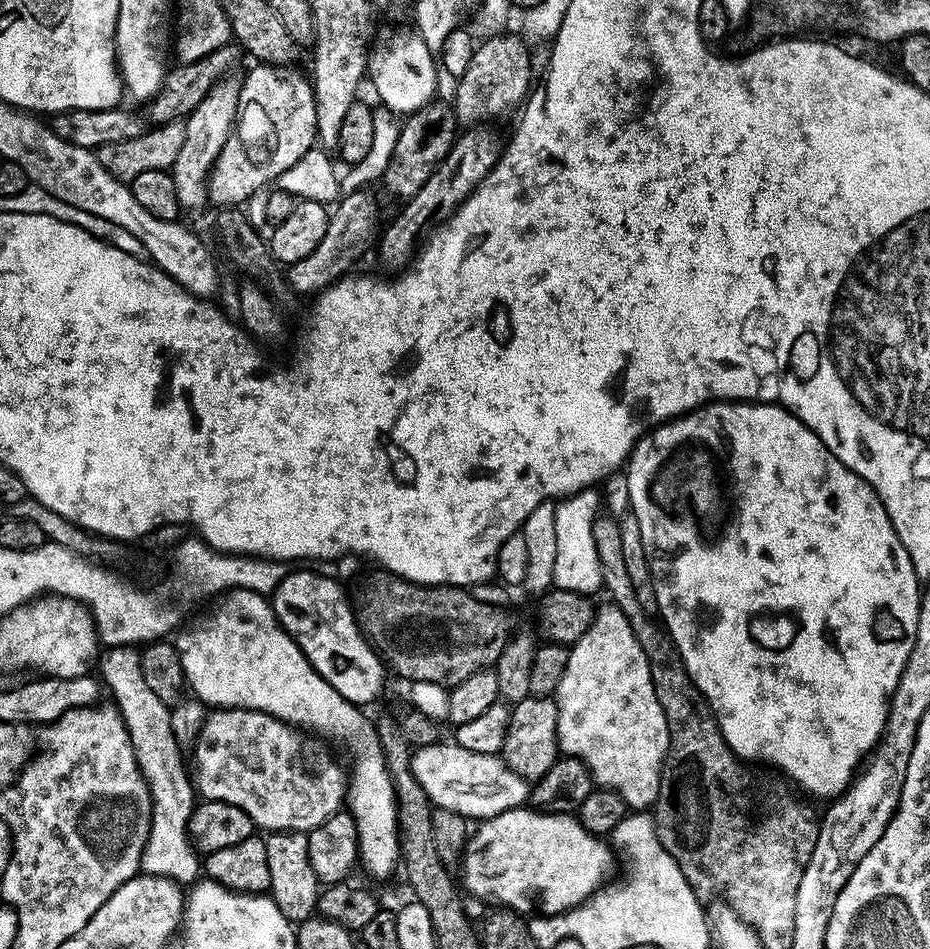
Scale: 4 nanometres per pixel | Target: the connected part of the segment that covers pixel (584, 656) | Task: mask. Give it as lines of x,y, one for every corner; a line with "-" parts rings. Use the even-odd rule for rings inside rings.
608,604
605,608
603,606
597,607
596,617
590,630
586,630
586,634
582,634
582,638
578,638
578,642
569,647
566,674
562,674
562,682
558,682
554,699
558,710
558,742
561,753
565,756
577,756
584,761
584,764
592,771
593,781
600,788
612,789
618,794
622,794
629,809
651,809
660,793
660,775
664,769
664,759
668,756
668,723
666,722
666,714
662,710
662,702
658,702
658,694
654,690
654,682
650,678
650,662
646,658
642,646
638,646
638,638
634,638
630,616
627,616
618,605

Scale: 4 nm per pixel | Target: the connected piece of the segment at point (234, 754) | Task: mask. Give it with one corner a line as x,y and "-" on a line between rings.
216,708
209,711
206,722
202,726
202,730
196,736
194,741
194,749
196,748
196,788
204,800
221,800
222,802
230,802
234,806
238,806
242,810
246,810
246,814
250,814
253,825
257,829
268,828
269,833
273,832
306,832
318,827
322,822
326,822
326,818
330,818
338,811
341,811
342,805
346,800
346,772
340,769
338,761
332,757
332,752
324,744
325,741
319,735
309,734
307,731
301,730
299,727
291,724
285,724
276,716
271,716
265,712
255,712
249,708

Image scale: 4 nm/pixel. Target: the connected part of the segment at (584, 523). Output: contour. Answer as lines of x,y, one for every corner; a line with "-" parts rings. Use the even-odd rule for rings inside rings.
595,487
584,488
573,496
565,496
558,504
558,559
554,574
562,590
591,597
604,584
604,568
600,565
600,548
596,545
596,515
600,512
600,496

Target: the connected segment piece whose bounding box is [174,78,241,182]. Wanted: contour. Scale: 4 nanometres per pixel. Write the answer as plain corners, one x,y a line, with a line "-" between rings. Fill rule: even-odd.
236,78
219,80
210,90
210,94
206,94
206,98
202,98
202,103
198,106
198,110
191,112
184,120
182,150
178,150
178,158
174,165
174,176
177,181
207,181
210,170
214,166
222,146
226,146
228,136
233,128
236,127
240,114
241,81
232,79

